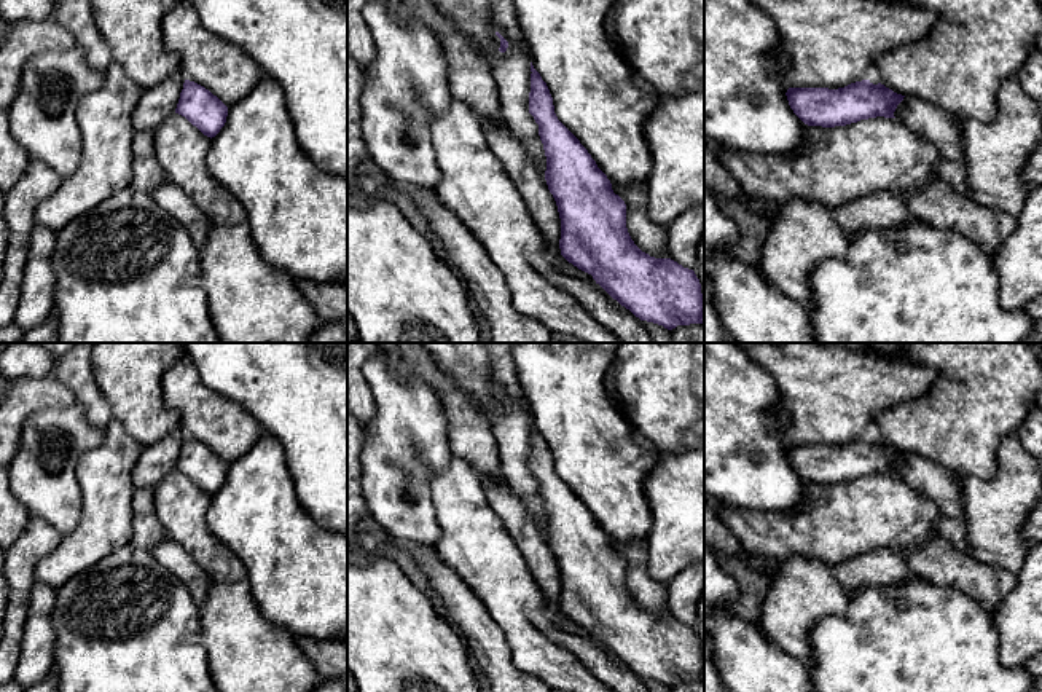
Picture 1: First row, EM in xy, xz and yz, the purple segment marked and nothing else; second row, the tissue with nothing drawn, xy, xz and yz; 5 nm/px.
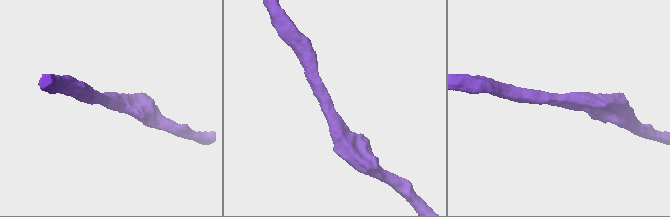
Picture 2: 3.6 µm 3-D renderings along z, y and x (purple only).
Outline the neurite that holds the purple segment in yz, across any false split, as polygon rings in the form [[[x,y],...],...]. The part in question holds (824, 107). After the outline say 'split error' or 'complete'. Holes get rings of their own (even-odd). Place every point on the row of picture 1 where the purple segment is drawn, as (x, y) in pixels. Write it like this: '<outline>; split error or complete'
[[[870,80],[851,83],[844,88],[789,88],[787,100],[793,113],[808,124],[808,140],[797,150],[782,155],[750,153],[714,145],[720,164],[741,183],[744,195],[774,206],[782,206],[792,198],[819,202],[827,209],[844,206],[875,191],[891,191],[905,196],[926,187],[938,175],[940,153],[935,145],[913,134],[894,116],[905,96]]]; split error

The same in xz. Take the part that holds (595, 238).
[[[433,0],[491,65],[499,92],[499,116],[519,139],[546,180],[561,218],[561,255],[593,276],[613,300],[640,320],[663,325],[703,324],[701,284],[693,269],[671,258],[642,252],[626,228],[626,204],[613,193],[607,175],[597,167],[580,140],[558,120],[553,97],[534,69],[523,38],[513,0]]]; split error

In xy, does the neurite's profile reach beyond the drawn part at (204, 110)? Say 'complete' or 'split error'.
split error

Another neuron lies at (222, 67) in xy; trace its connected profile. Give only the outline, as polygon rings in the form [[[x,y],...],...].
[[[180,0],[169,10],[161,29],[164,48],[180,57],[185,80],[204,86],[226,107],[244,99],[268,77],[237,45],[209,32],[191,0]]]

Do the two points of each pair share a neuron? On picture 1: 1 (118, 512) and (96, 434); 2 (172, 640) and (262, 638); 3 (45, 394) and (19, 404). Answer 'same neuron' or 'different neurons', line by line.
1: different neurons
2: different neurons
3: same neuron

